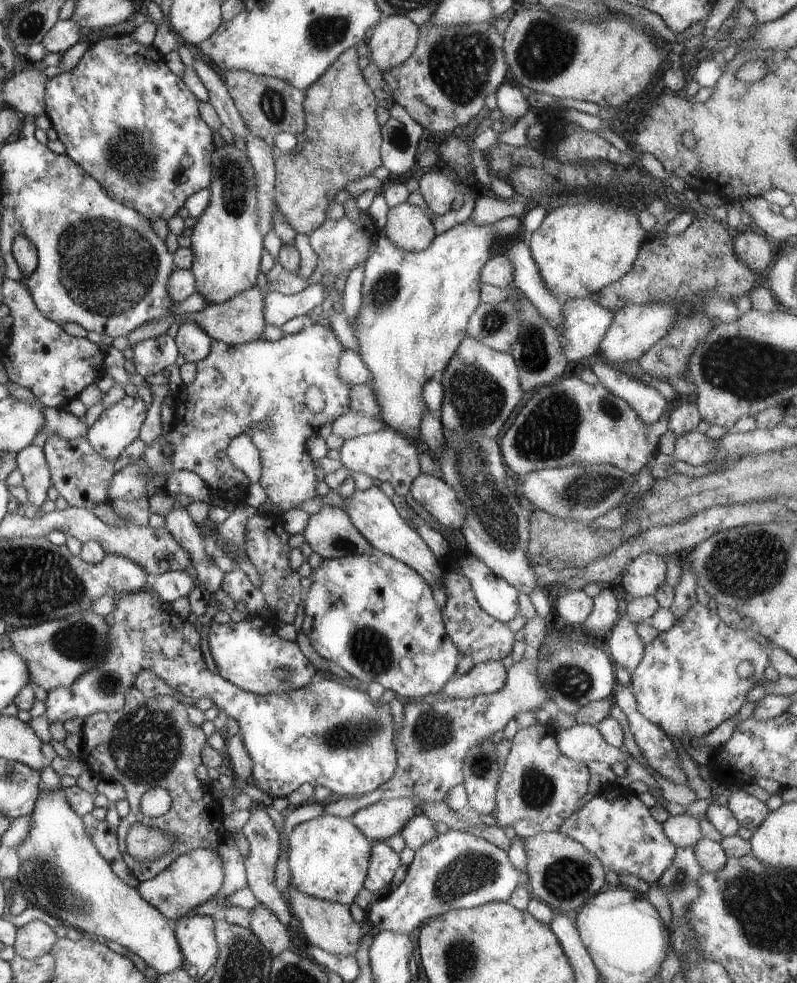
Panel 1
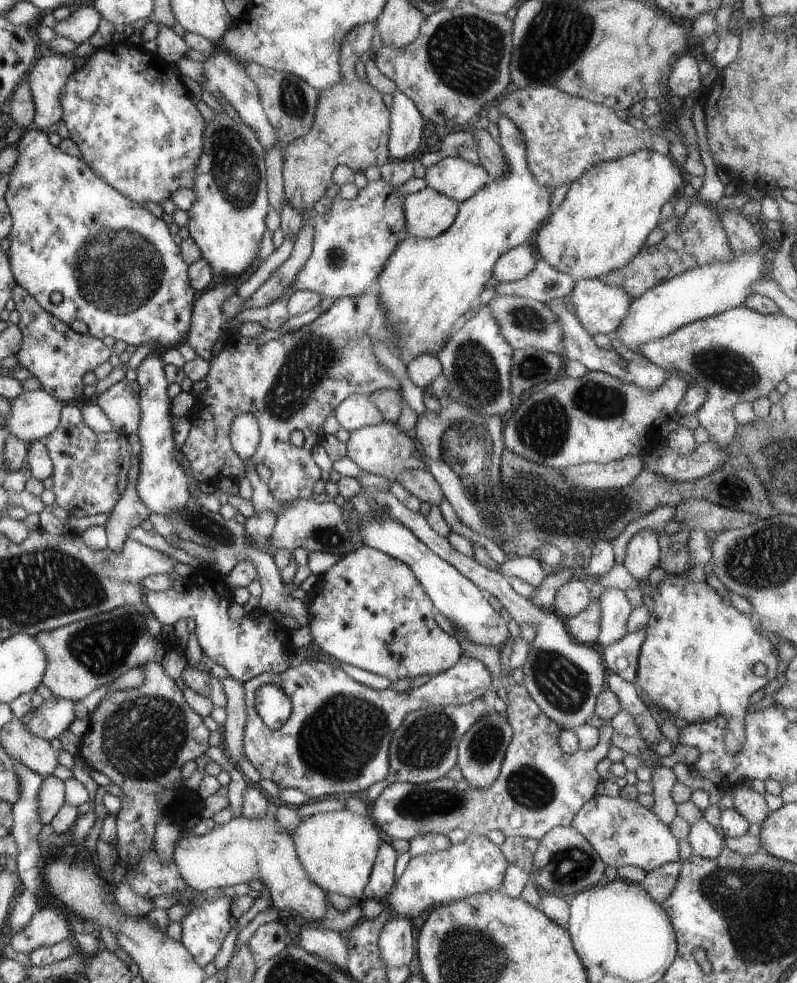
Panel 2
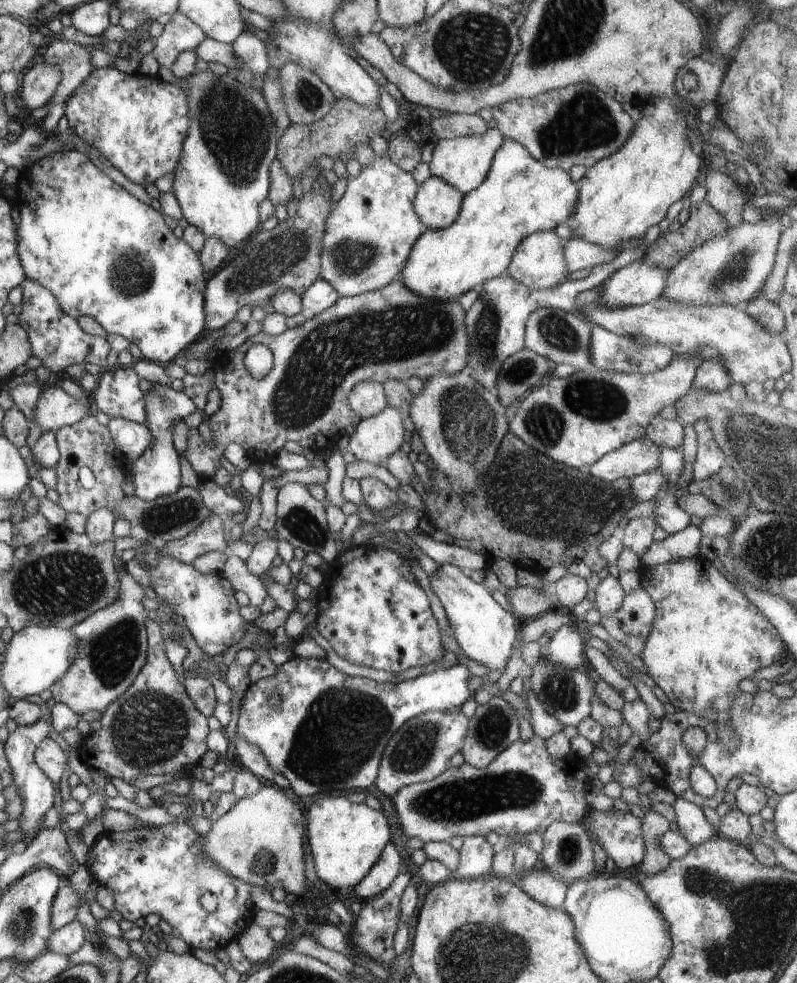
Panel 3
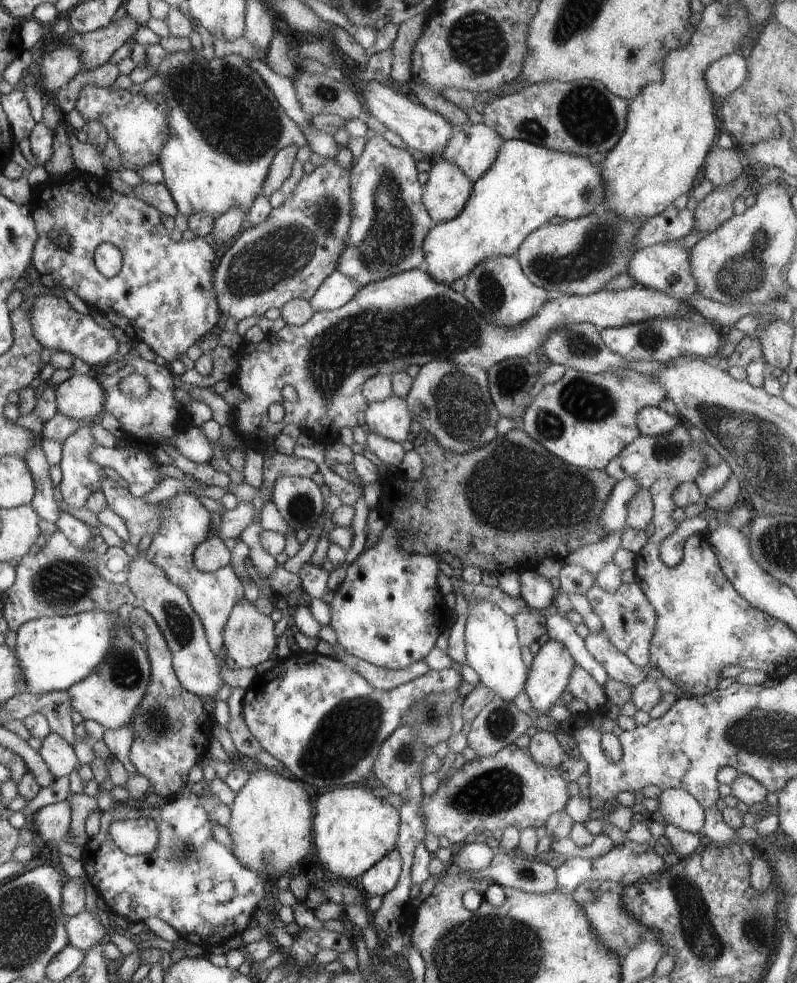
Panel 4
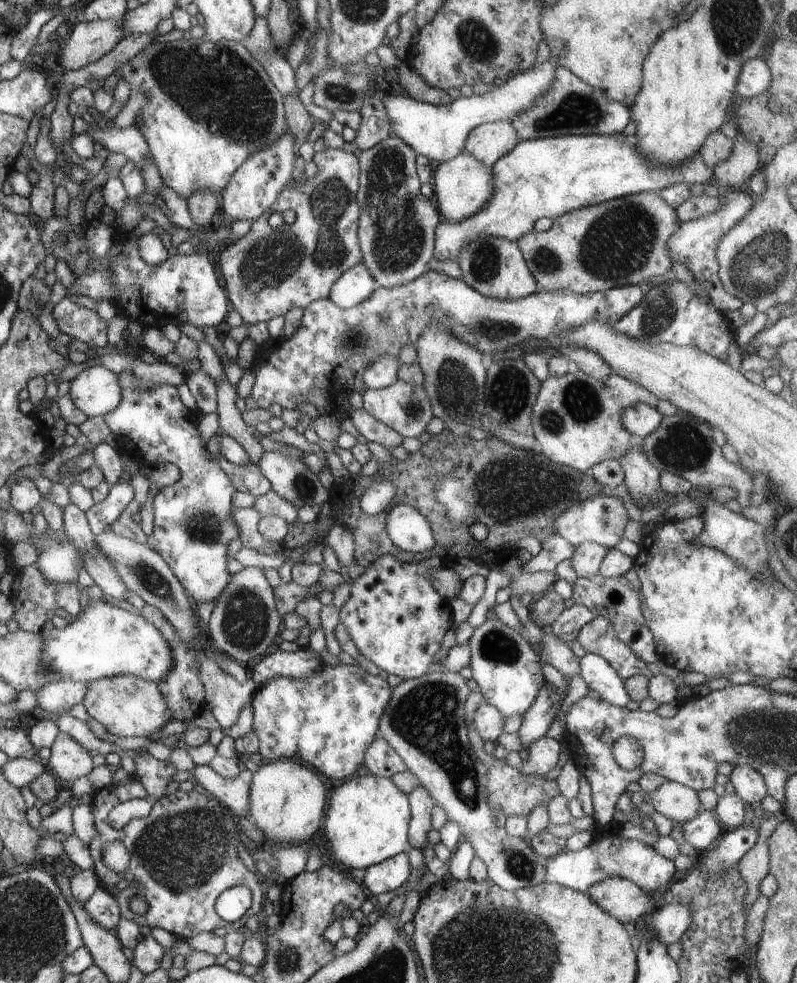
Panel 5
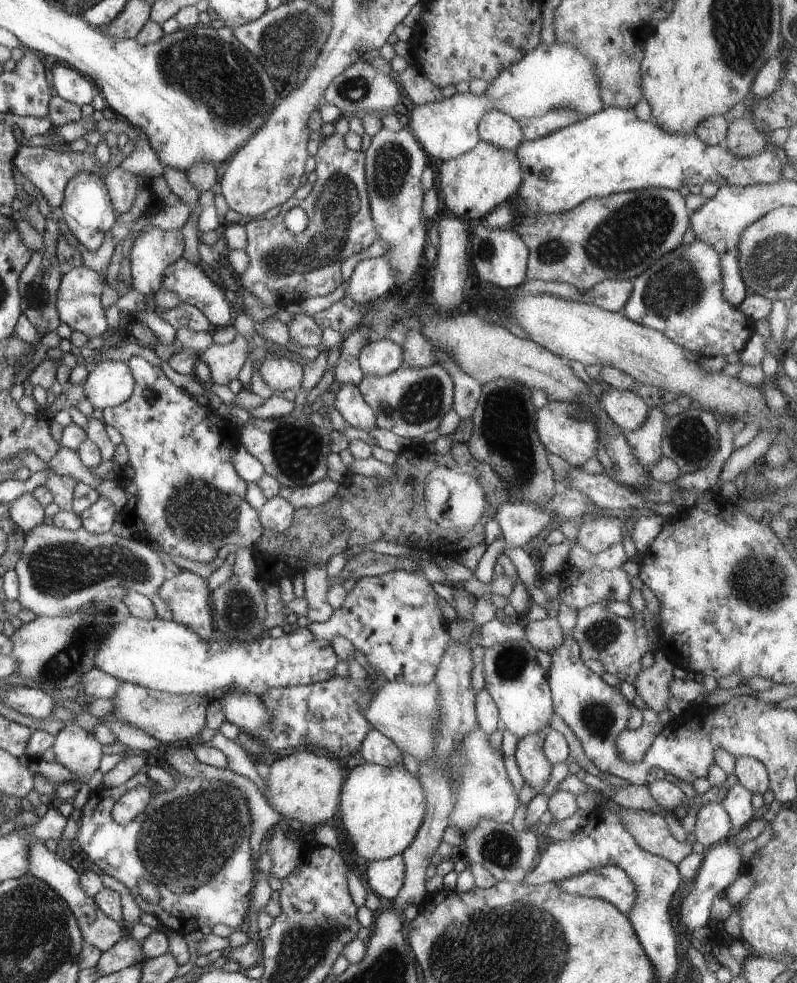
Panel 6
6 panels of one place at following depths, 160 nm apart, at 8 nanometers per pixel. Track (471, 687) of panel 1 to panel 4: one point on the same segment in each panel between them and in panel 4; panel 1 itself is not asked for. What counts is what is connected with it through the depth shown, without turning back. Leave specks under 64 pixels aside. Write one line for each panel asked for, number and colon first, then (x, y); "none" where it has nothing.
2: (336, 741)
3: (324, 730)
4: (324, 722)

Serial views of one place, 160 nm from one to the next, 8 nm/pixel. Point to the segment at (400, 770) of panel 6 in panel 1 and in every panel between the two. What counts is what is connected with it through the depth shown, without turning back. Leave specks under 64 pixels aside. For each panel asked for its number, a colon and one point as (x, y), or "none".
1: (329, 857)
2: (337, 849)
3: (346, 839)
4: (353, 829)
5: (367, 820)

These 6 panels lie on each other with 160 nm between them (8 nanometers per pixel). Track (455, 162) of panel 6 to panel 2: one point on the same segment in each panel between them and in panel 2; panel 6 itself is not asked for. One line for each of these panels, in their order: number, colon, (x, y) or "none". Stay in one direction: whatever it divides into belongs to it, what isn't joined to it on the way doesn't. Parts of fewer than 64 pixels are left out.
2: (428, 213)
3: (437, 203)
4: (447, 190)
5: (462, 185)

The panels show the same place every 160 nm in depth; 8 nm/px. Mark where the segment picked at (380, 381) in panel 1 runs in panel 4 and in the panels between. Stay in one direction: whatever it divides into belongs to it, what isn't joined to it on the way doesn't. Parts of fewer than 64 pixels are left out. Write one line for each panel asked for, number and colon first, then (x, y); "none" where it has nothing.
2: (427, 285)
3: (519, 196)
4: (527, 184)

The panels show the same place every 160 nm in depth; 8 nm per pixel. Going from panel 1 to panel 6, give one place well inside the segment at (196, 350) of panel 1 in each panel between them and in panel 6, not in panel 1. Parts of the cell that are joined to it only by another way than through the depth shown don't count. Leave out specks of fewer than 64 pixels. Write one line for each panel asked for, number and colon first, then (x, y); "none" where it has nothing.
2: (208, 319)
3: (289, 255)
4: (288, 256)
5: (269, 270)
6: (285, 268)

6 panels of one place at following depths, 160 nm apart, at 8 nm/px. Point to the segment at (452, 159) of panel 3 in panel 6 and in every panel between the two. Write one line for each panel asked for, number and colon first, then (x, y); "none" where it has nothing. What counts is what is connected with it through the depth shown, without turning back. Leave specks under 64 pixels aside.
4: (473, 149)
5: (488, 142)
6: (496, 128)

